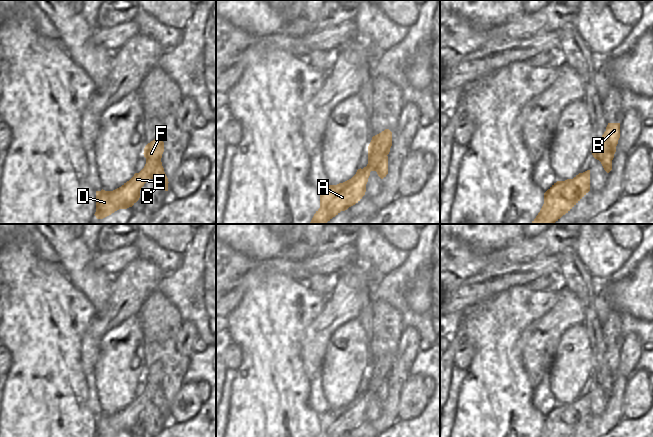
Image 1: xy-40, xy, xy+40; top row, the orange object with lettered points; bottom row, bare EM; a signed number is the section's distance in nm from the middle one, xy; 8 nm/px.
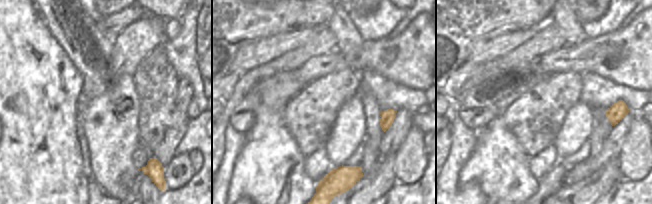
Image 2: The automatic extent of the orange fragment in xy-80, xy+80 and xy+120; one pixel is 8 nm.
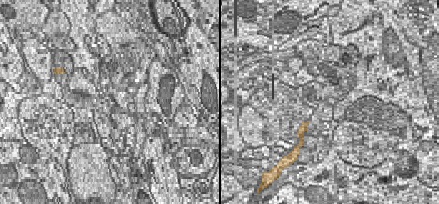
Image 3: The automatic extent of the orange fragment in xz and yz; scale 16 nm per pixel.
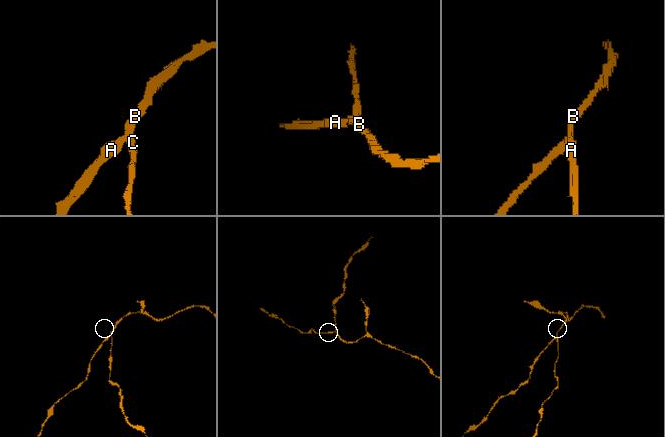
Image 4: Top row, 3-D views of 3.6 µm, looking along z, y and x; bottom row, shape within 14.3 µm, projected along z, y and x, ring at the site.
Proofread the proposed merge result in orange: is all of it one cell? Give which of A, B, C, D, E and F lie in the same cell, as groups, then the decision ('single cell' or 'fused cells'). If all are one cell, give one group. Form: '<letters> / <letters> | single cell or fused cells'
A B D E F / C | fused cells

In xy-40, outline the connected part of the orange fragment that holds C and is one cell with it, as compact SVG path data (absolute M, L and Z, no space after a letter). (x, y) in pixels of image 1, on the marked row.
M162 162L158 164L152 179L165 191L168 191L168 178L164 172L164 168L162 166Z

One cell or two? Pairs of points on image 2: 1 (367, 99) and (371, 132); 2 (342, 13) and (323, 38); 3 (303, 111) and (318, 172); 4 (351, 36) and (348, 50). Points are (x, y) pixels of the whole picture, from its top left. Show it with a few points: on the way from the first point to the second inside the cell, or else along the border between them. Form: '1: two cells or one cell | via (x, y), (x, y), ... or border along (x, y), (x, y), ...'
1: one cell | via (371, 107), (371, 124)
2: two cells | border along (327, 26), (337, 41), (336, 49)
3: two cells | border along (323, 147), (306, 156)
4: one cell | via (349, 39), (348, 47)

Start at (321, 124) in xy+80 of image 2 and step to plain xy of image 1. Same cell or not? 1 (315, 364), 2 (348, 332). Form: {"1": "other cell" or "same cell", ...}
{"1": "same cell", "2": "other cell"}

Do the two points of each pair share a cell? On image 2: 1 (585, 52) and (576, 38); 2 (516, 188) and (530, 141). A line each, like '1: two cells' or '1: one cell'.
1: two cells
2: two cells

